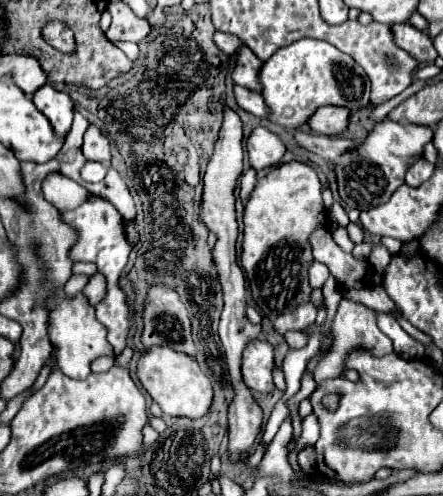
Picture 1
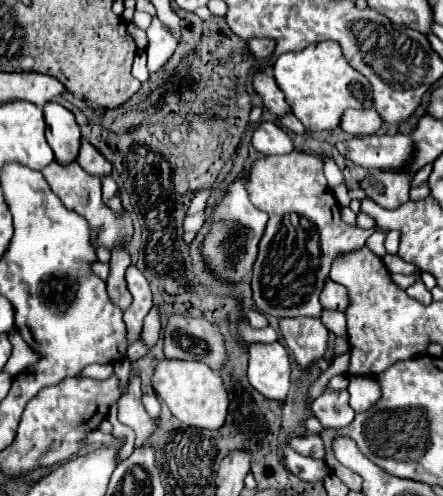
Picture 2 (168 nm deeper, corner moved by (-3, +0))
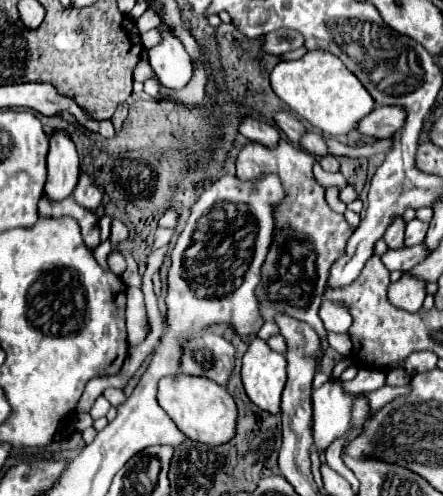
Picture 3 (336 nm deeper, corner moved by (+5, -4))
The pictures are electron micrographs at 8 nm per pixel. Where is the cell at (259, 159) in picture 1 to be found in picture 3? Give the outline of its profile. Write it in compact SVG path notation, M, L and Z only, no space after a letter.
M242 117L240 119L240 125L238 125L238 131L248 137L250 141L256 141L256 143L262 143L266 147L274 147L280 139L280 133L274 125L268 125L264 121L258 121L258 119L252 119L252 117Z

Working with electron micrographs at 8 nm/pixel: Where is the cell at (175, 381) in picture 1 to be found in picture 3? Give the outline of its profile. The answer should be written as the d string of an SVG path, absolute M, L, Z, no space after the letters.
M164 377L158 385L158 403L176 423L176 427L182 429L182 433L192 441L204 445L226 445L236 435L238 411L234 399L226 393L224 387L208 381L206 377Z

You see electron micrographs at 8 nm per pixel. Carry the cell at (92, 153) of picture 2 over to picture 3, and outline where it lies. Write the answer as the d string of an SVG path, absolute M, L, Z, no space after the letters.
M86 173L80 175L80 181L78 181L76 189L74 189L74 199L76 199L76 203L78 203L80 207L84 207L84 209L88 209L88 211L92 211L92 213L100 207L102 195L100 195L100 191L94 187L94 181L92 181L90 175L86 175Z

